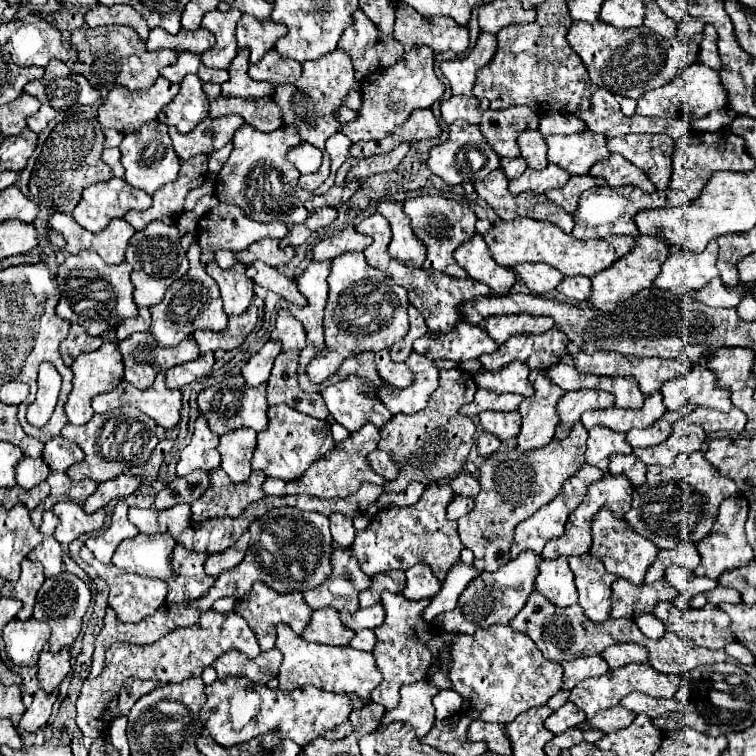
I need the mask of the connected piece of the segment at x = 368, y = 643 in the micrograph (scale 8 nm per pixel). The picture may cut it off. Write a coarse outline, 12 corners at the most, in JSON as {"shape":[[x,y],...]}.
{"shape":[[358,631],[348,643],[352,649],[372,651],[376,644],[374,631]]}

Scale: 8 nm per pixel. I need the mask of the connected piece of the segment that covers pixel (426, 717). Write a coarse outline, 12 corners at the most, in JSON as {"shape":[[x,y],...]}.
{"shape":[[430,681],[400,689],[398,707],[384,713],[380,727],[410,723],[418,737],[434,725]]}

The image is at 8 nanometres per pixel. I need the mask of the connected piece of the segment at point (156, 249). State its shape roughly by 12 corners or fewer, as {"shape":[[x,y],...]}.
{"shape":[[176,225],[138,231],[126,249],[138,307],[188,271]]}

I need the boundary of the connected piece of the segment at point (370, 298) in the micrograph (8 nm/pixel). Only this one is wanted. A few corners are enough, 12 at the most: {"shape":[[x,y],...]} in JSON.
{"shape":[[350,251],[332,261],[326,349],[328,381],[344,359],[404,339],[406,289]]}

